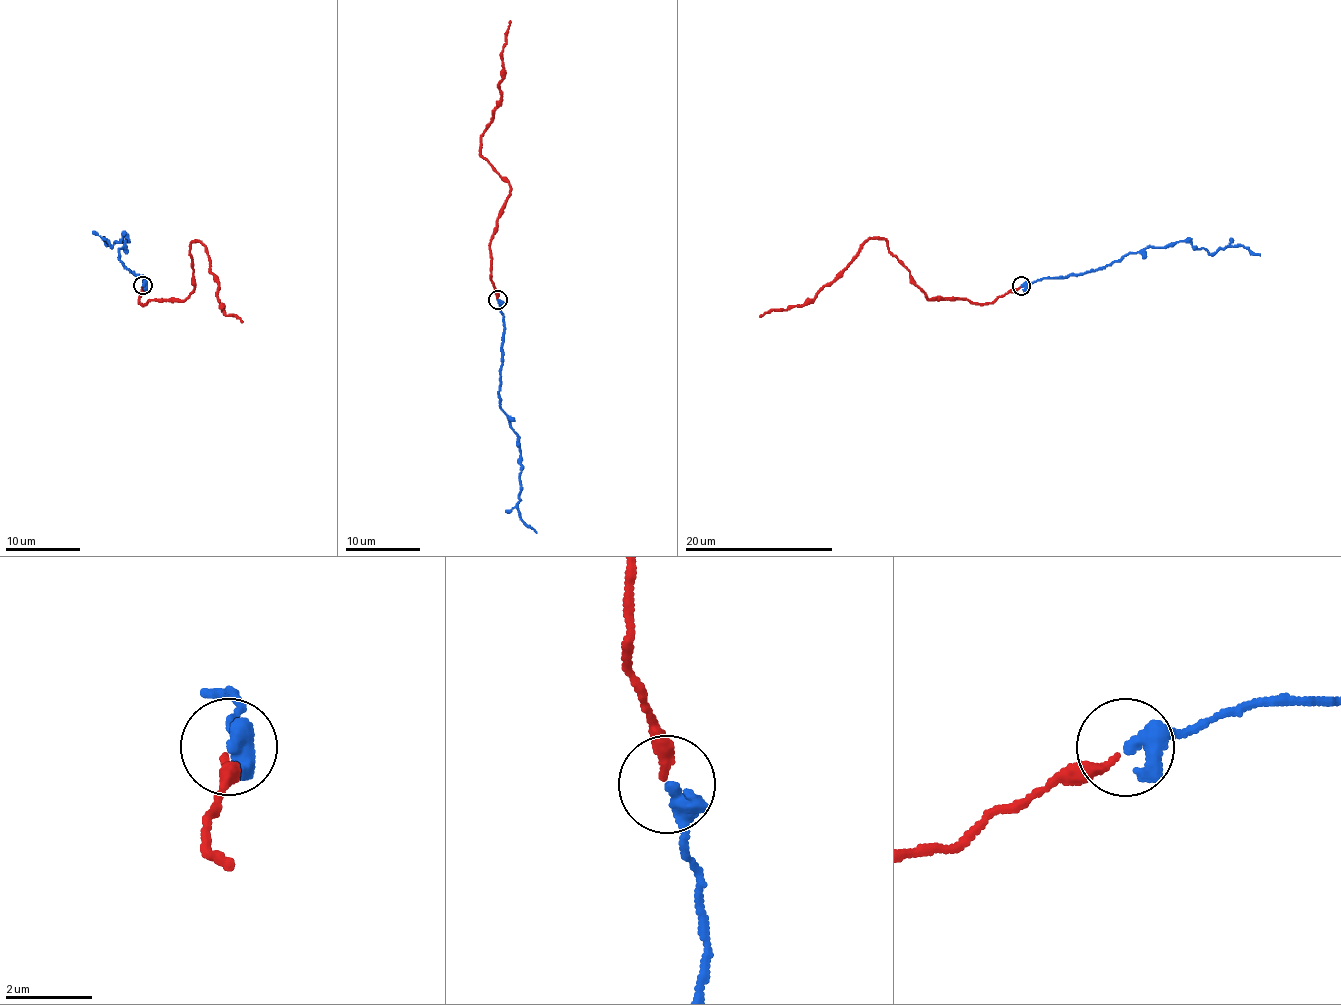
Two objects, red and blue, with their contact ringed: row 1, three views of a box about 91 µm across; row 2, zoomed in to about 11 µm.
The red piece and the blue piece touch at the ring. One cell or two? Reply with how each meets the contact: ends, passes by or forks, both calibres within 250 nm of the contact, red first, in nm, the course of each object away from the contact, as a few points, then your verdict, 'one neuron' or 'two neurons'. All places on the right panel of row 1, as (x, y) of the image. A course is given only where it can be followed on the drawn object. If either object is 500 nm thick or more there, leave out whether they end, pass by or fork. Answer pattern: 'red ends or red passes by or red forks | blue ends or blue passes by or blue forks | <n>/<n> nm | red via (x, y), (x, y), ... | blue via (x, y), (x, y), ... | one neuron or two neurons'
red ends | blue ends | 240/440 nm | red via (1019, 286), (991, 303), (927, 299), (888, 243), (867, 238), (844, 268), (812, 298), (759, 316) | blue via (1021, 286), (1091, 272), (1150, 246), (1180, 241), (1210, 253), (1240, 245), (1259, 255) | one neuron

